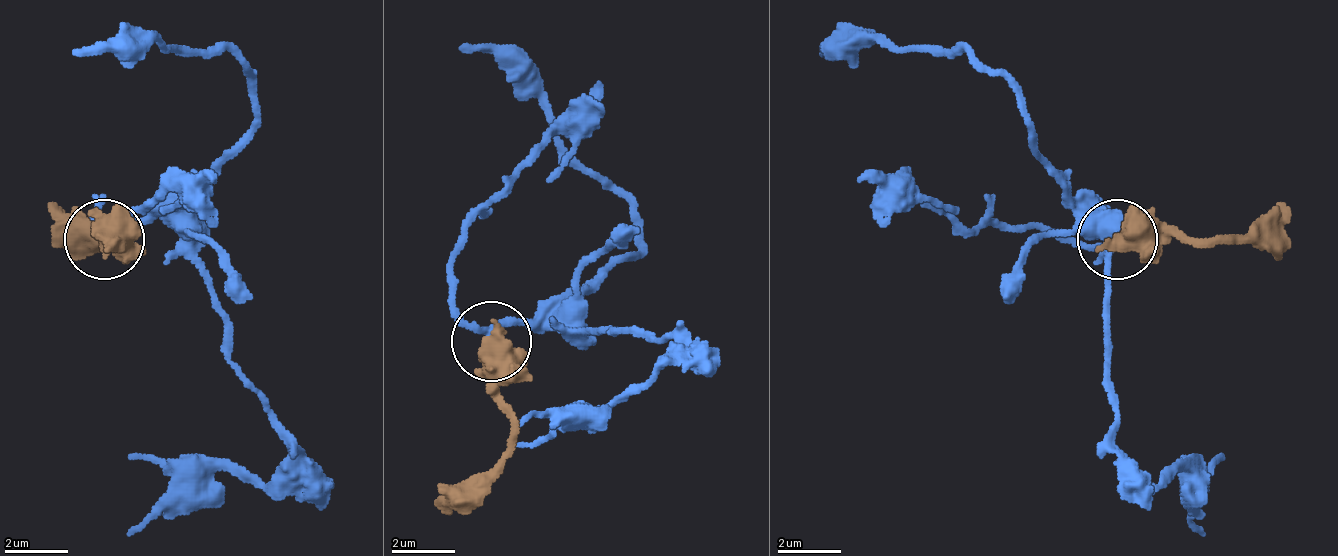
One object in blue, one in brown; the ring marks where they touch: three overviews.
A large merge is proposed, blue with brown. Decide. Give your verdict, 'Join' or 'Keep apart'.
Keep apart

